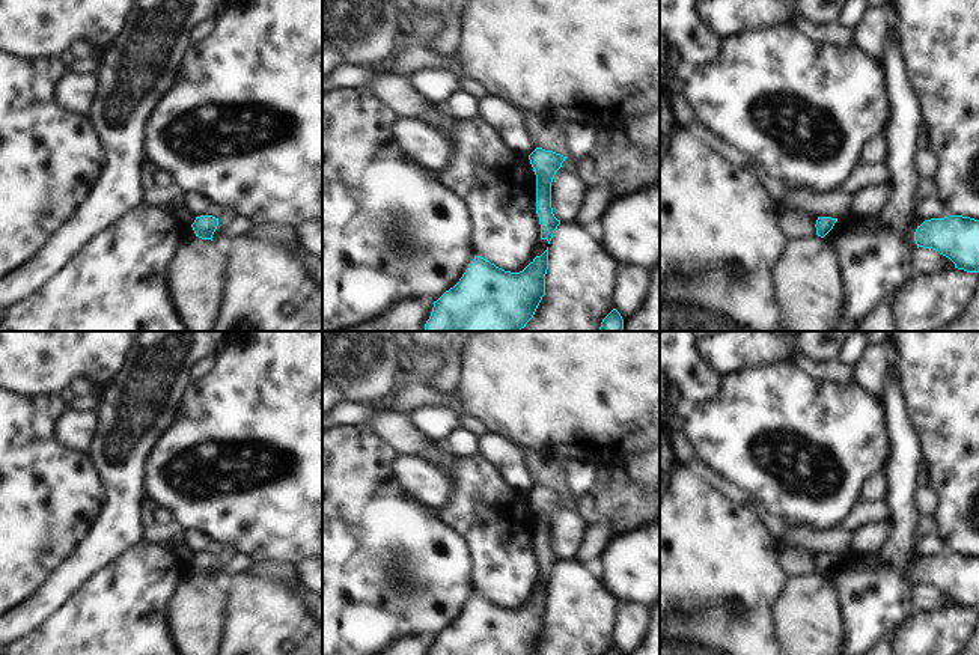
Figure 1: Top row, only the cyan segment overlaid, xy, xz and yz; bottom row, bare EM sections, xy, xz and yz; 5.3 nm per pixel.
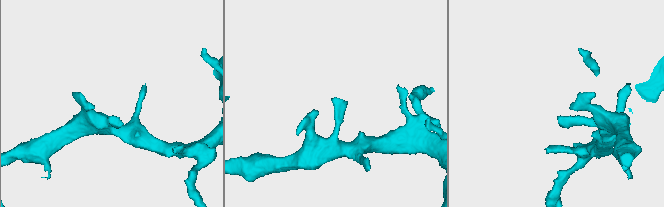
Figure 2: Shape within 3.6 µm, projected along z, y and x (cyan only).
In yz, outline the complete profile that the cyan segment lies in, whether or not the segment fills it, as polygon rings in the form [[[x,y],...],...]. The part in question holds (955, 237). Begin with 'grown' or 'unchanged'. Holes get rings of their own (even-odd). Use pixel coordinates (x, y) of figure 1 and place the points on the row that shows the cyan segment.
unchanged | [[[962,215],[925,220],[914,241],[917,248],[932,248],[949,257],[958,270],[979,273],[979,220]]]

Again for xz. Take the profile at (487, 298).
unchanged | [[[548,247],[520,273],[505,271],[474,256],[459,282],[434,301],[425,331],[520,331],[545,295],[547,270]]]

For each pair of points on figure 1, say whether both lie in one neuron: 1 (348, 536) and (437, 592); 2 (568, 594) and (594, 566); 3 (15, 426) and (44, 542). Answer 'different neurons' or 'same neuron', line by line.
1: same neuron
2: different neurons
3: same neuron

